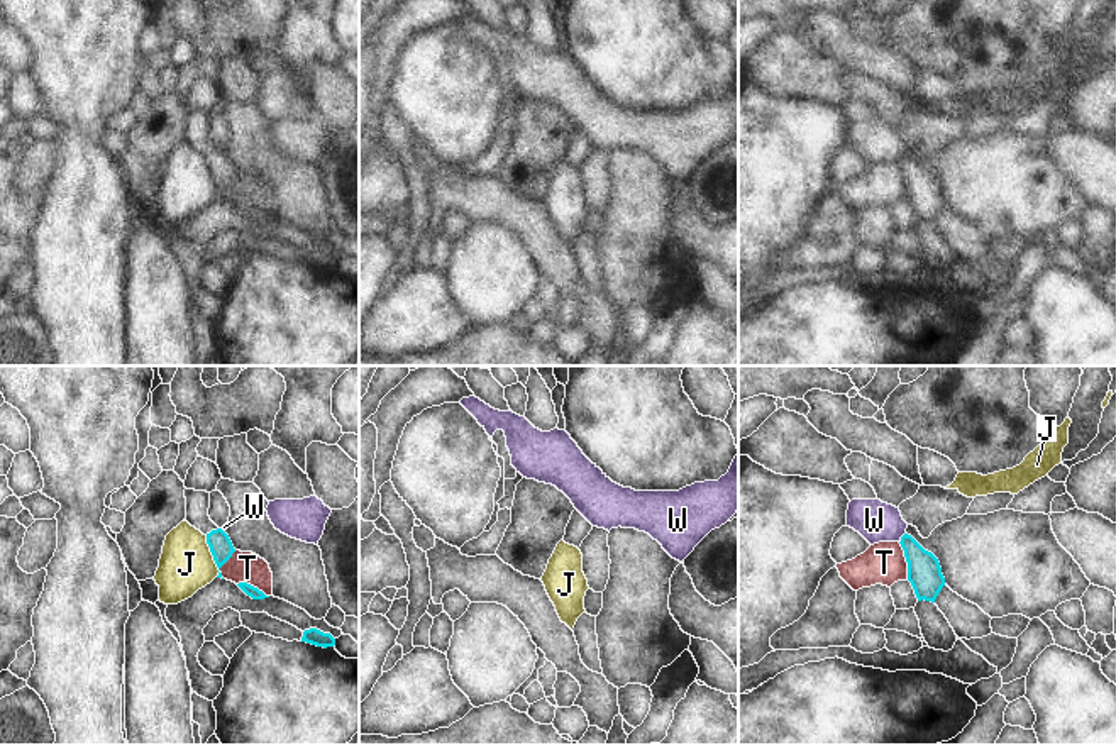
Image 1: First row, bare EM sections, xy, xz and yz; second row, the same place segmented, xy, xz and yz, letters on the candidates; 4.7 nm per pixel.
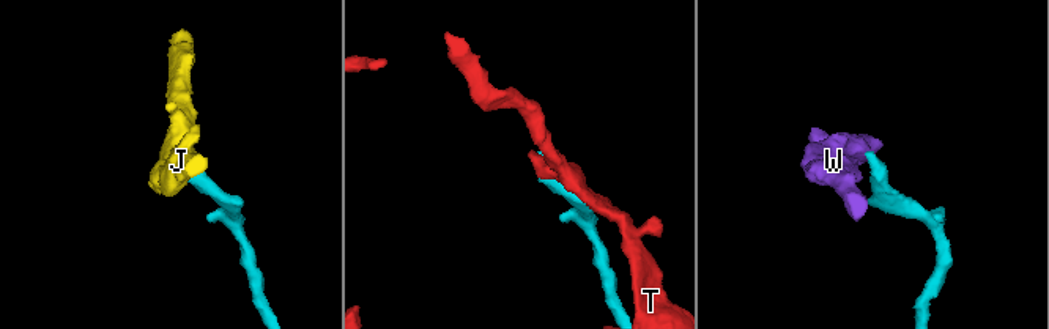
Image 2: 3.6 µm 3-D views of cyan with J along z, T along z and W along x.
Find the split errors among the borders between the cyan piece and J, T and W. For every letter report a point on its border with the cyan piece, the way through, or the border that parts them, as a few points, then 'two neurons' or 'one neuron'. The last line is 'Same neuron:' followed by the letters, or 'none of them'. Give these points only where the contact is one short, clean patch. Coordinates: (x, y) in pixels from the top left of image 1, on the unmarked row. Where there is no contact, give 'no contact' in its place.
J: meets cyan in xy at (212, 175); border along xy (205, 156), (219, 192), (217, 197); two neurons
T: meets cyan in yz at (906, 182); border along yz (898, 163), (903, 171), (908, 198); two neurons
W: meets cyan in yz at (901, 158); border along yz (905, 153), (900, 163); two neurons
Same neuron: none of them

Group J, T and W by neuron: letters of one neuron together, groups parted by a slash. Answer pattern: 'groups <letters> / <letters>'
groups J / T / W

